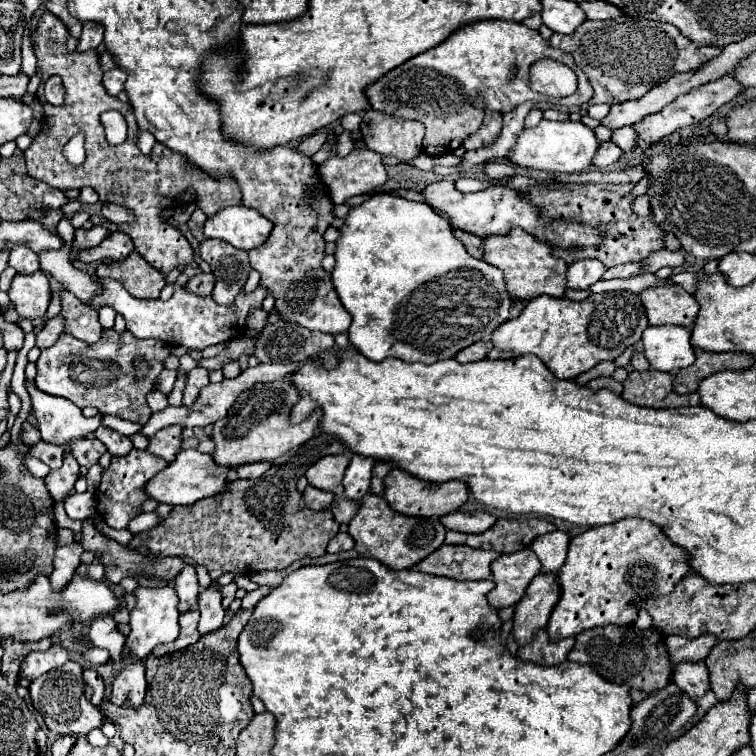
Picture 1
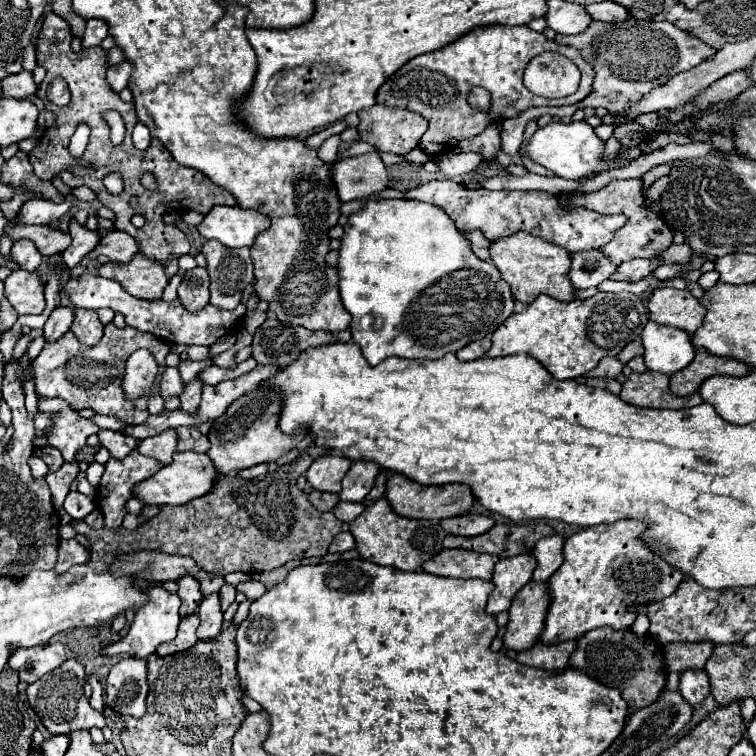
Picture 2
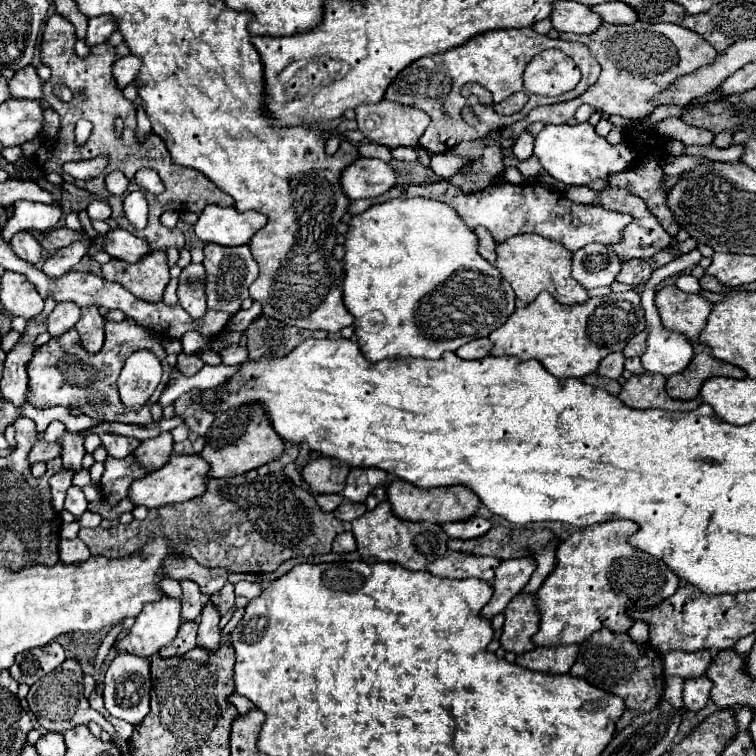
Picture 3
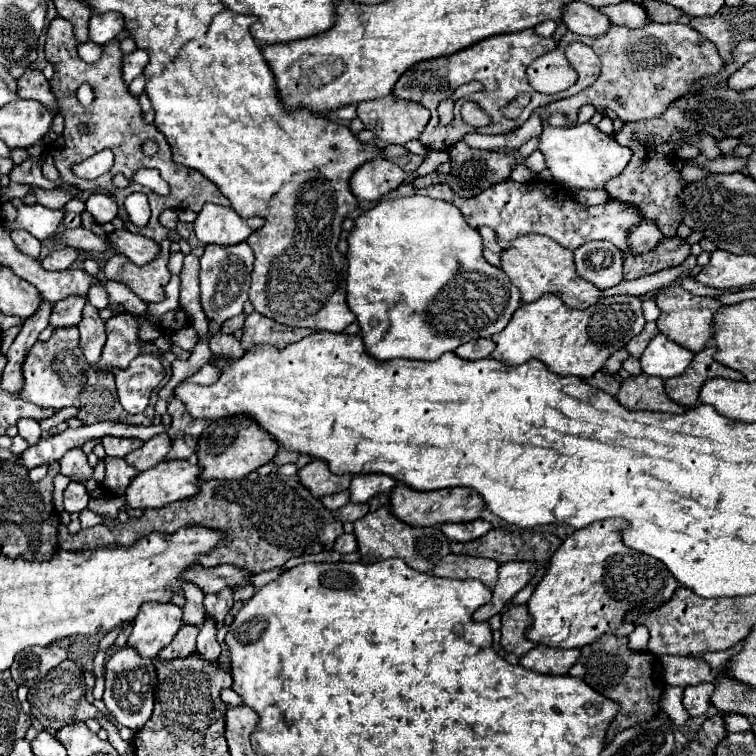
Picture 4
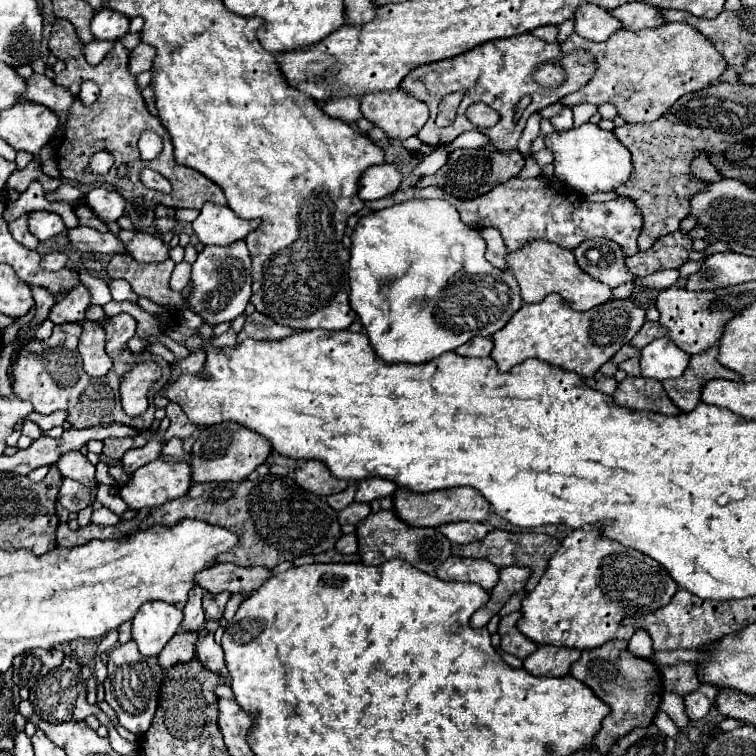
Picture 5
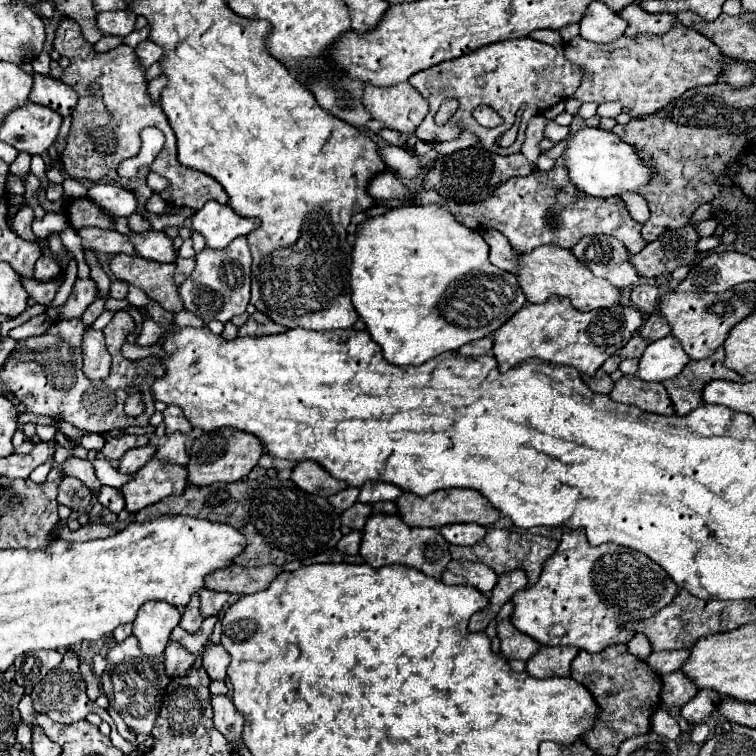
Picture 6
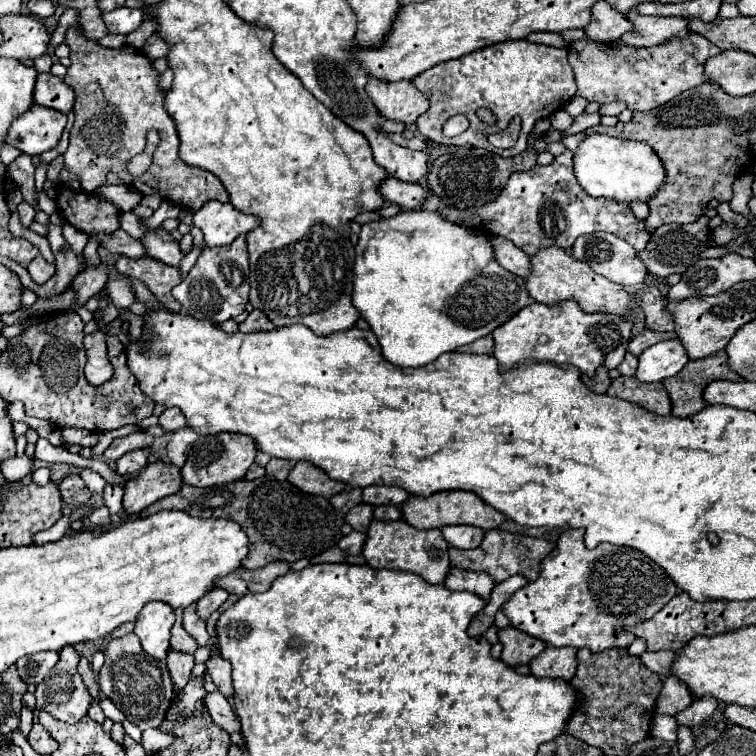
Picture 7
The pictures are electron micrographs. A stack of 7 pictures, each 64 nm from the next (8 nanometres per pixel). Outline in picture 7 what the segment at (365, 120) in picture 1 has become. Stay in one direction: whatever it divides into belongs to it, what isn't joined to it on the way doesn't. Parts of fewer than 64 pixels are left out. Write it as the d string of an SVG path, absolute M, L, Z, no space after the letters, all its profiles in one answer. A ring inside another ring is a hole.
M368 78L366 92L380 110L382 116L390 120L400 120L404 124L412 124L420 114L428 110L428 98L414 86L412 80L386 82Z

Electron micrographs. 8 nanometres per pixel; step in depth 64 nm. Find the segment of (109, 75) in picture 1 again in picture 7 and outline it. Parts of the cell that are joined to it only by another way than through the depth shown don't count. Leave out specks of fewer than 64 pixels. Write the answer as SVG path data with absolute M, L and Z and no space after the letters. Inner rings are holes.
M152 34L152 36L146 40L146 44L144 44L142 52L144 52L144 54L150 58L150 60L164 58L164 56L168 56L168 52L170 52L170 44L168 44L168 42L166 42L162 36Z

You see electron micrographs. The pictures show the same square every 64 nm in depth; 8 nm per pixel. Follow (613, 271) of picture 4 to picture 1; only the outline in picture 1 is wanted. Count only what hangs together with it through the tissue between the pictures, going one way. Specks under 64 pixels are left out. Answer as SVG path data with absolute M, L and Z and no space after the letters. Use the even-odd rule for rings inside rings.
M576 260L568 266L566 278L568 278L568 288L578 288L578 290L586 290L592 284L596 284L598 280L602 280L606 268L604 264L600 264L600 260Z

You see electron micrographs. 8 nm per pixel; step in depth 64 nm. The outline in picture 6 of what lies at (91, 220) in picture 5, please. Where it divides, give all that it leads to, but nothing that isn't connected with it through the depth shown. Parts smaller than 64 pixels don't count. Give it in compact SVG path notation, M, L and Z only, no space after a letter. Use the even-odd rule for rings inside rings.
M70 198L66 208L68 208L70 226L76 230L86 228L86 226L114 230L114 218L110 214L106 214L100 206L96 206L90 198L78 198L78 200Z

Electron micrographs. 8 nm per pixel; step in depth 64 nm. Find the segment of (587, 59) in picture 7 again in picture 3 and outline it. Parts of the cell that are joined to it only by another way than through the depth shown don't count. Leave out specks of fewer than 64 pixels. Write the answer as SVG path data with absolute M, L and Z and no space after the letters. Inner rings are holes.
M642 20L630 26L602 24L600 30L594 34L560 34L560 38L576 40L590 48L590 52L602 66L598 82L574 100L550 106L536 106L526 120L504 128L504 138L518 138L520 132L536 120L542 120L544 124L568 124L574 120L574 112L582 104L592 104L600 112L618 114L628 120L644 118L656 108L652 103L654 96L668 90L680 76L696 72L696 68L702 68L704 64L712 64L712 60L716 60L716 50L700 34L678 24L652 24Z

